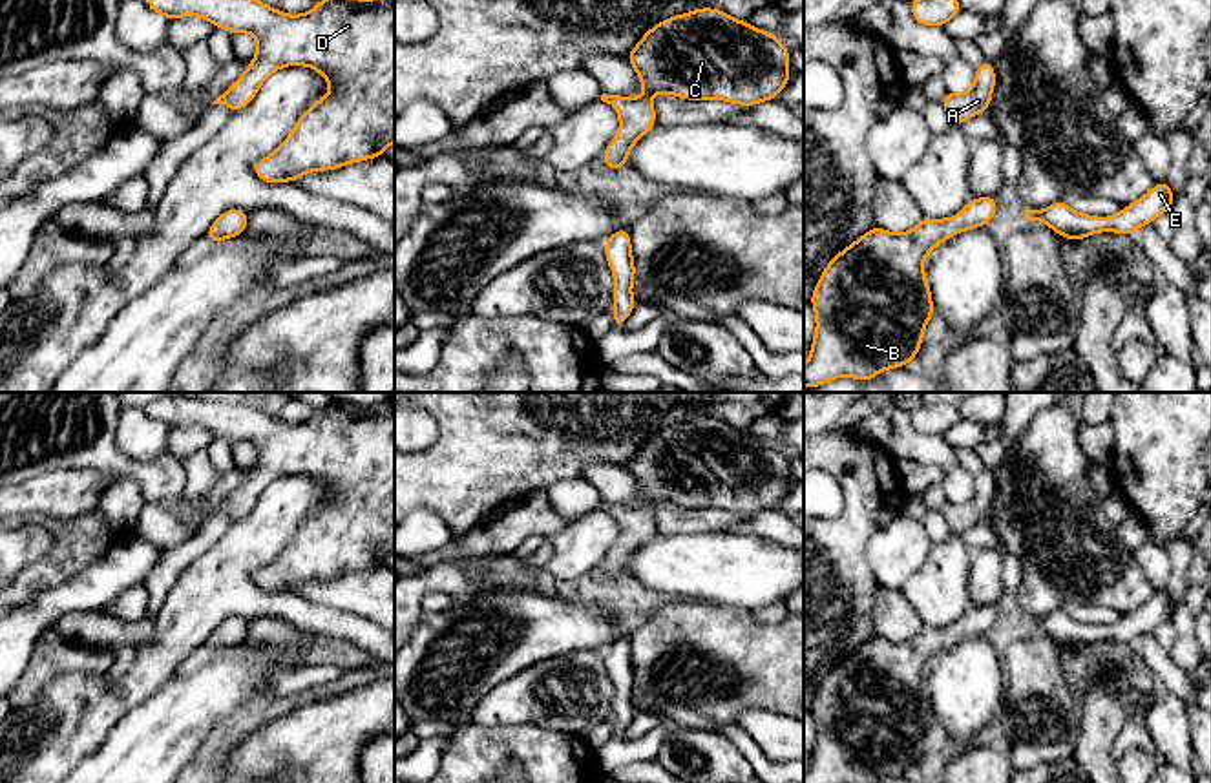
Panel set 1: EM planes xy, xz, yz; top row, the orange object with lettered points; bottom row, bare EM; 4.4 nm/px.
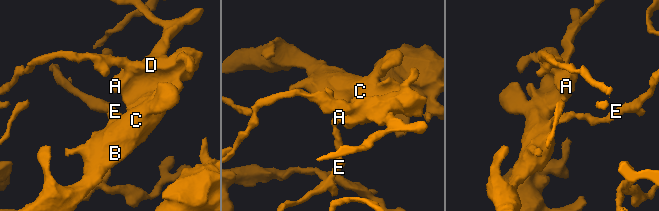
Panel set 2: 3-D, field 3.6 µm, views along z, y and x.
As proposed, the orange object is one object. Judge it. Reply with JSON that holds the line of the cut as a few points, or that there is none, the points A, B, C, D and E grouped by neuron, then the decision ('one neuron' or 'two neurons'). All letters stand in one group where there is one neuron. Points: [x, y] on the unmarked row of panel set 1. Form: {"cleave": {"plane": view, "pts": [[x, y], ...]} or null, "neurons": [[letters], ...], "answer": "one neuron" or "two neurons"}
{"cleave": null, "neurons": [["A", "B", "C", "D", "E"]], "answer": "one neuron"}

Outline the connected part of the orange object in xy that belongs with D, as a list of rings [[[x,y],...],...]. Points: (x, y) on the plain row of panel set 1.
[[[166,396],[153,400],[142,409],[164,429],[181,425],[201,425],[228,442],[250,442],[258,451],[258,460],[243,484],[225,498],[212,513],[225,513],[232,522],[245,518],[258,504],[269,484],[287,475],[307,475],[316,478],[329,493],[331,502],[320,506],[296,529],[289,546],[270,564],[254,571],[254,584],[263,591],[294,591],[309,580],[338,579],[351,571],[369,569],[385,564],[395,551],[395,396],[362,409],[356,403],[331,402],[303,423],[287,423],[259,411],[250,403],[219,403],[203,396]]]

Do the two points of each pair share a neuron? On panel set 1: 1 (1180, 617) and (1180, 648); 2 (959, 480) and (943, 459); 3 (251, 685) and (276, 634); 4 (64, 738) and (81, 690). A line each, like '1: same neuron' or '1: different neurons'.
1: same neuron
2: same neuron
3: different neurons
4: same neuron

